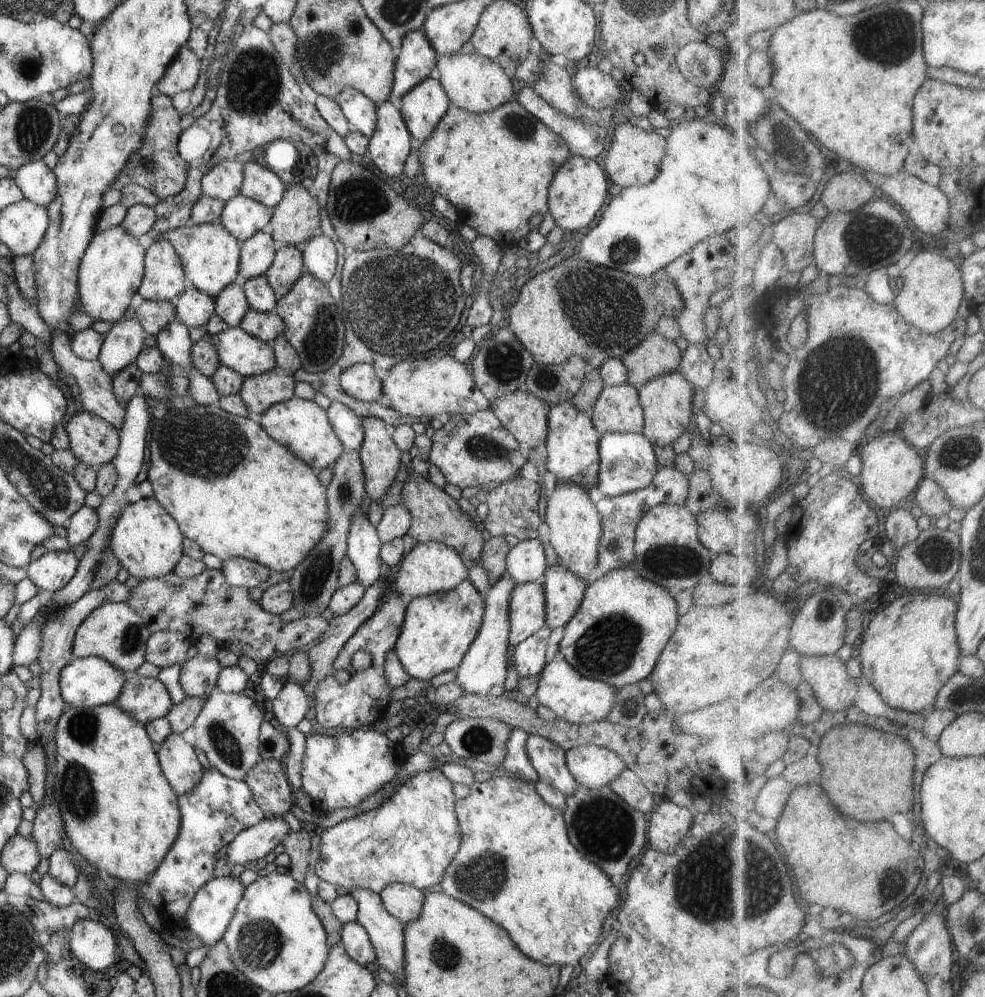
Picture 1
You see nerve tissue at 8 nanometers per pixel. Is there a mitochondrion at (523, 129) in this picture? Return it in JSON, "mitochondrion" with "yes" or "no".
{"mitochondrion":"yes"}

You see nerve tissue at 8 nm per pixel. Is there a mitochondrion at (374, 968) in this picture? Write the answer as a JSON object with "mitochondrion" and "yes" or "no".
{"mitochondrion":"no"}

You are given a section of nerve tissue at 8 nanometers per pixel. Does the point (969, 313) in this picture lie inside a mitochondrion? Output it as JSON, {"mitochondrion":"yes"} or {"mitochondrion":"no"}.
{"mitochondrion":"no"}

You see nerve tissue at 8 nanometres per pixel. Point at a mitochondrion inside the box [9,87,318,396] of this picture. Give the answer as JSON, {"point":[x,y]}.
{"point":[33,126]}

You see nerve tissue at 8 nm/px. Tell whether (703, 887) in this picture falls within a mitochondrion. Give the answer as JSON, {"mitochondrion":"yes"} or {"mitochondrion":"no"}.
{"mitochondrion":"yes"}

